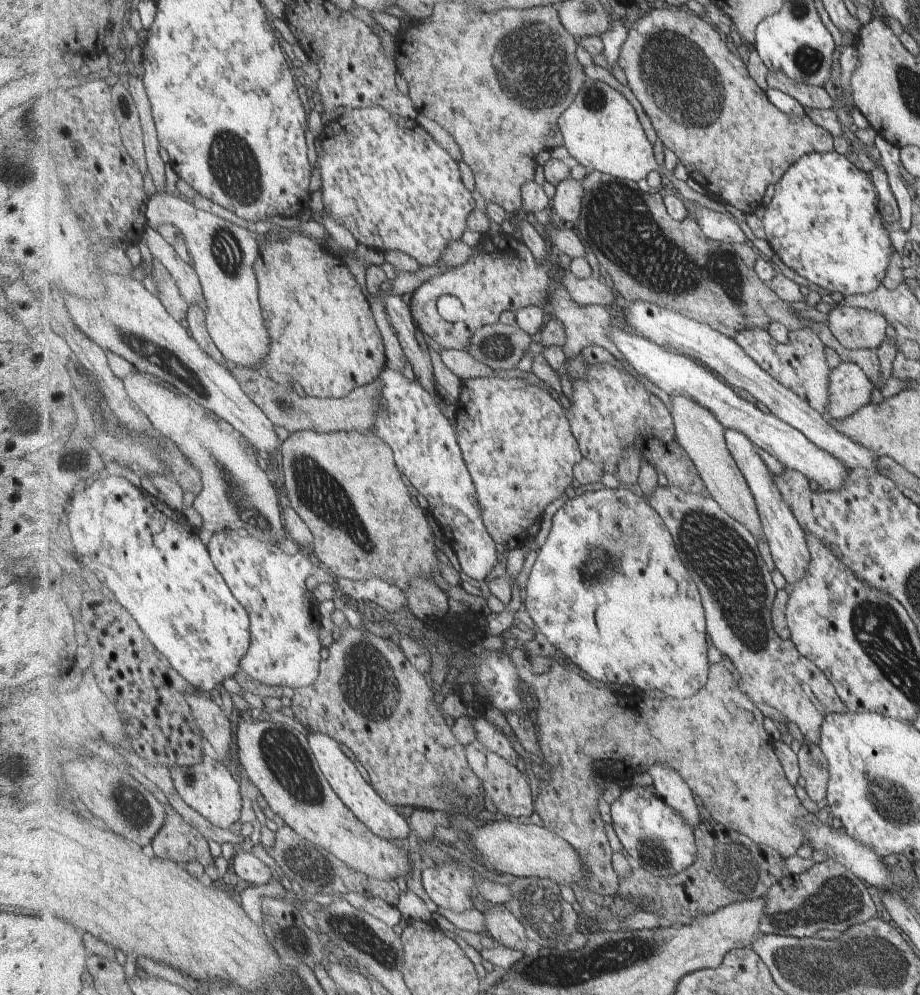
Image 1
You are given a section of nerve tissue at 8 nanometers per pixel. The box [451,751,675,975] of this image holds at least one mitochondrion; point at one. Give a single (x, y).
(539, 904)

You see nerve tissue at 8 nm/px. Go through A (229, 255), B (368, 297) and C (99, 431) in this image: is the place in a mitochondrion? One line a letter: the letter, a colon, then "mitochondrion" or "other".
A: mitochondrion
B: other
C: other

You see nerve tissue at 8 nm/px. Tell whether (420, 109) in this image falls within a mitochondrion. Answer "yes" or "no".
no

